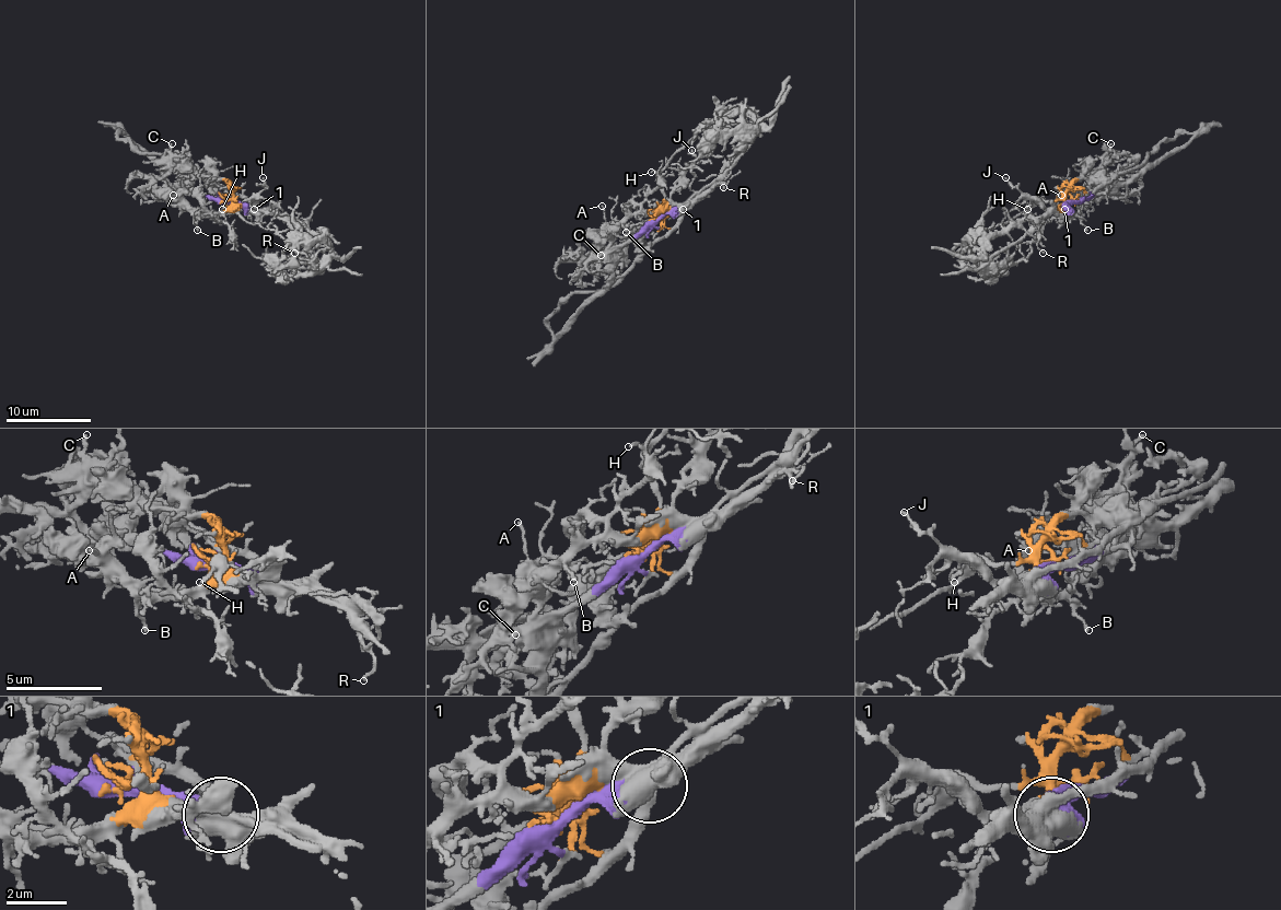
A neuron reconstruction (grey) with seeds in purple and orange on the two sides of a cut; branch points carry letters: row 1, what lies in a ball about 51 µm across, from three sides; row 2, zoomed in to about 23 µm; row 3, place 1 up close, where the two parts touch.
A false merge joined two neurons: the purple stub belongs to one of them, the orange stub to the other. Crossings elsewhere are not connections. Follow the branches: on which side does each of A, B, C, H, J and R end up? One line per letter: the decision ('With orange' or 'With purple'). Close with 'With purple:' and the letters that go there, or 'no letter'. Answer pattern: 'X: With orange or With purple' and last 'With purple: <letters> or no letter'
A: With orange
B: With orange
C: With purple
H: With orange
J: With orange
R: With purple
With purple: C, R

